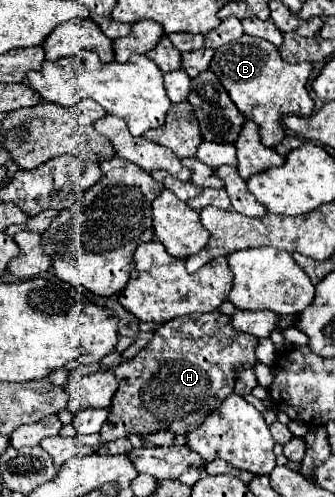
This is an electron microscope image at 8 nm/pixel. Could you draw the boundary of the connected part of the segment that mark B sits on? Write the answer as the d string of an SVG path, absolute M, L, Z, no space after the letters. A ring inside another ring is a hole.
M242 35L242 39L218 47L210 63L210 69L220 77L224 89L228 91L238 111L260 127L260 137L266 147L276 147L278 143L282 143L284 115L292 113L306 117L314 109L314 101L308 93L312 63L292 65L284 61L278 49L272 43L266 43L266 39L254 39L250 35Z

